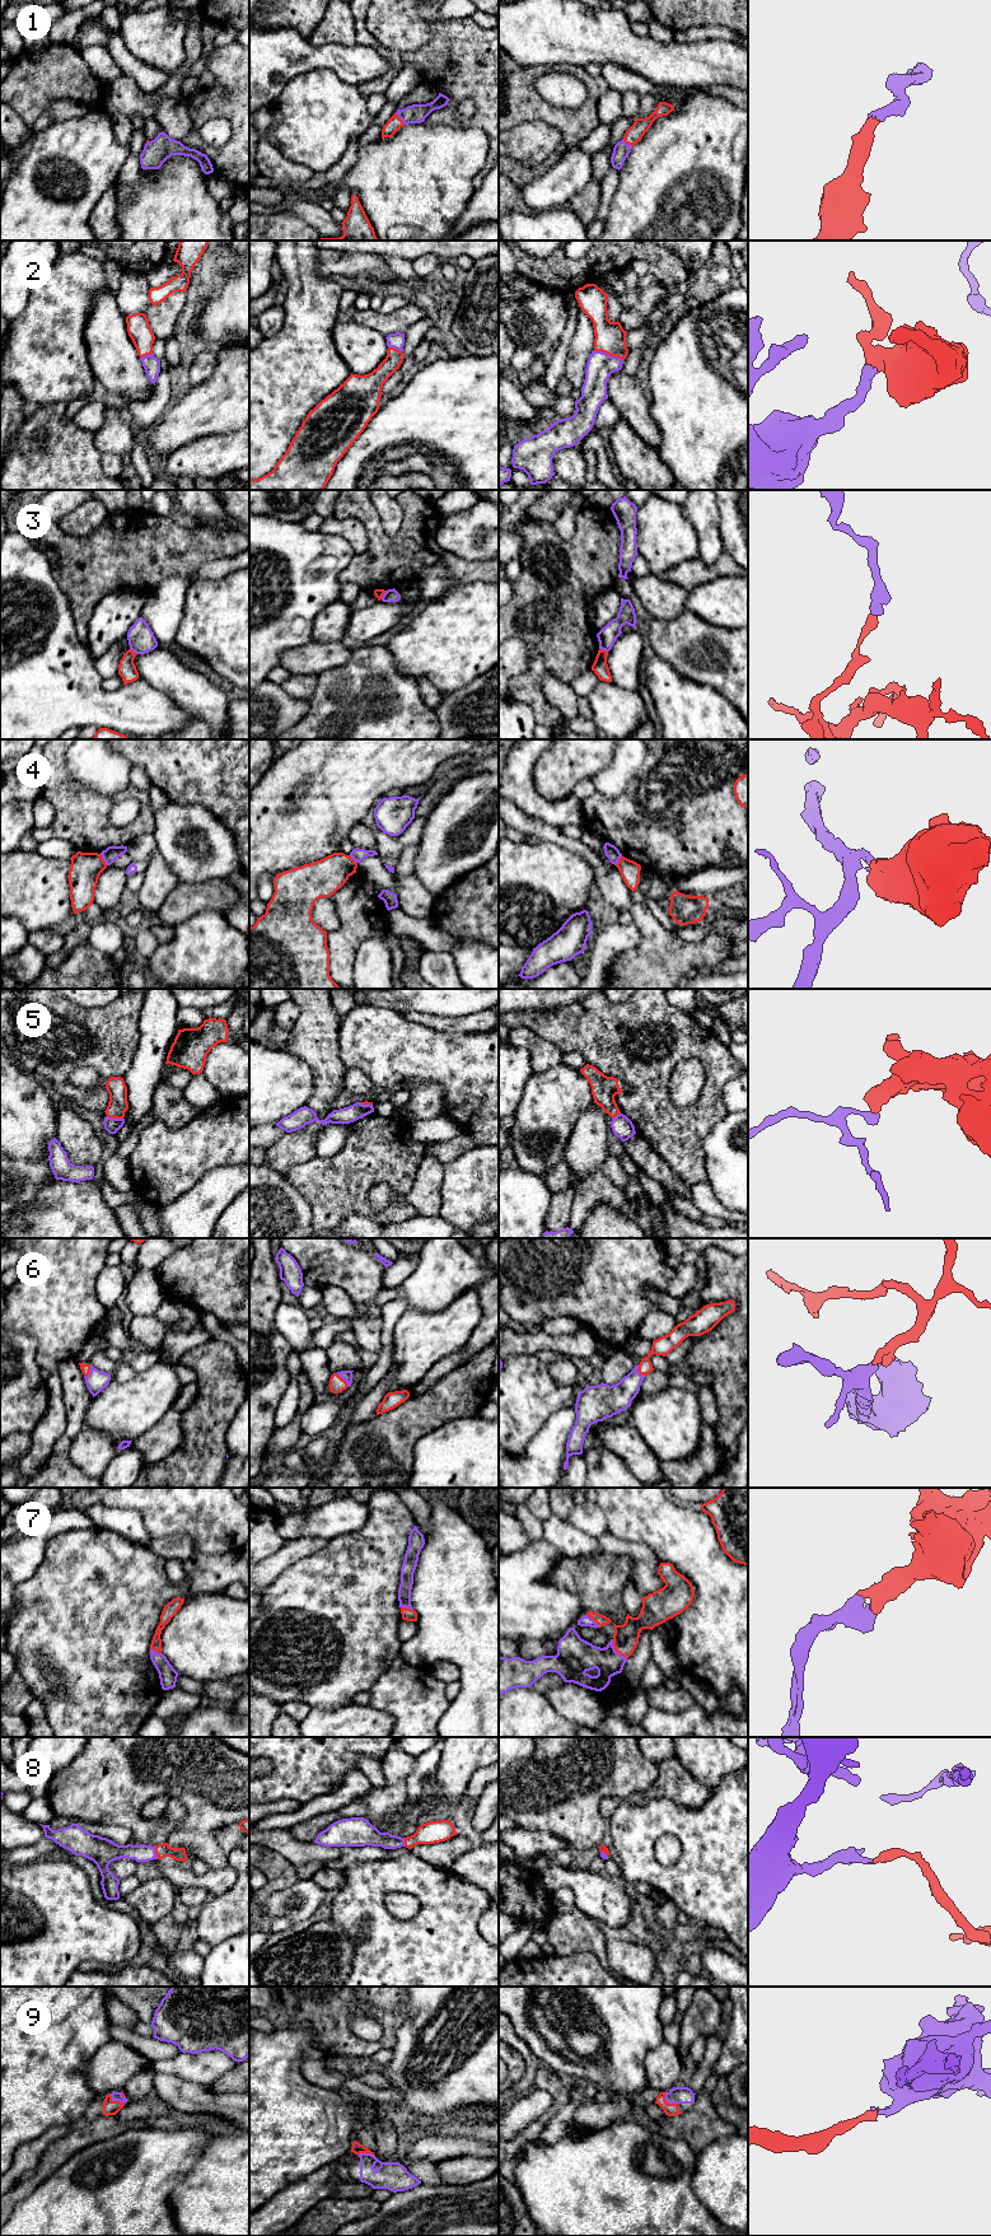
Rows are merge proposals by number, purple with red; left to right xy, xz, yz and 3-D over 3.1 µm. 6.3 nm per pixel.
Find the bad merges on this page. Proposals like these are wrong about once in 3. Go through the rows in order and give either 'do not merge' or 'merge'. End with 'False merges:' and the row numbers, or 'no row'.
1: merge
2: merge
3: do not merge
4: do not merge
5: do not merge
6: merge
7: merge
8: merge
9: merge
False merges: 3, 4, 5

